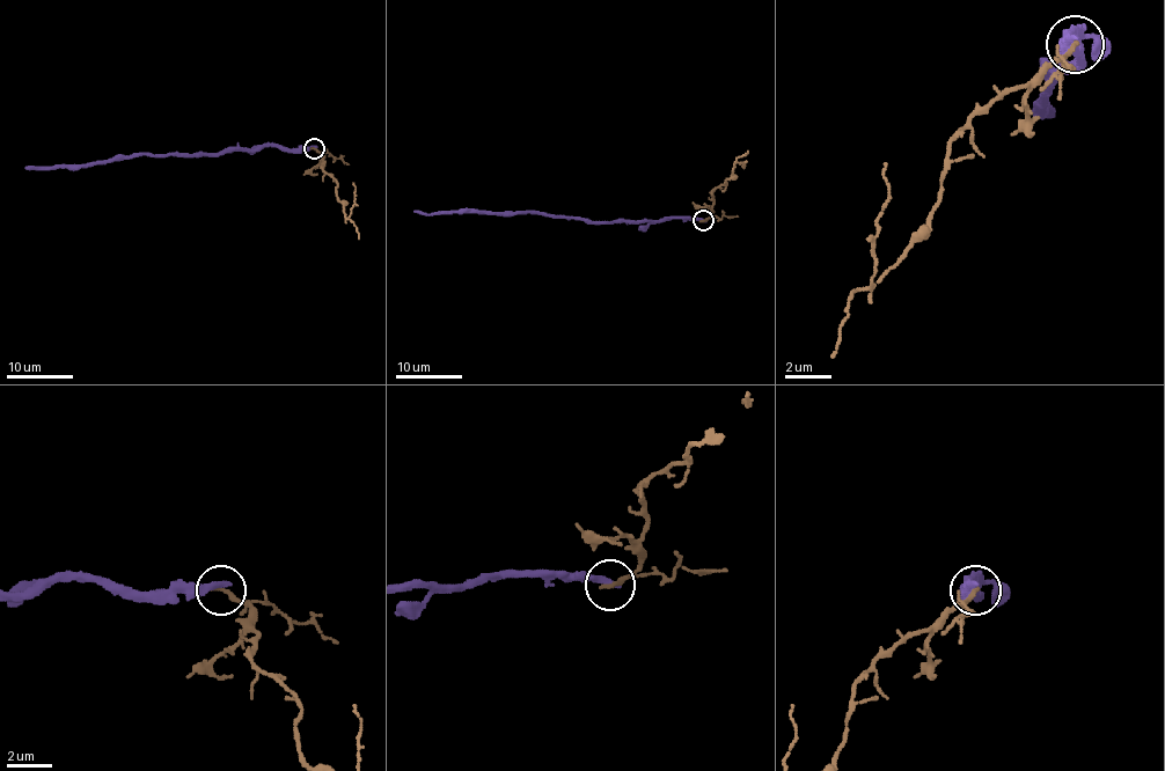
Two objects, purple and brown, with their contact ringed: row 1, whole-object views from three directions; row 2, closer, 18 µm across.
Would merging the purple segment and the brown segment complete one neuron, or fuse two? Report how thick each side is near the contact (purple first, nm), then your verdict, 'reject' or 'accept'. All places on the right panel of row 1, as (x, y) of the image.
320 nm thick on the purple side, 220 nm on the other; reject

